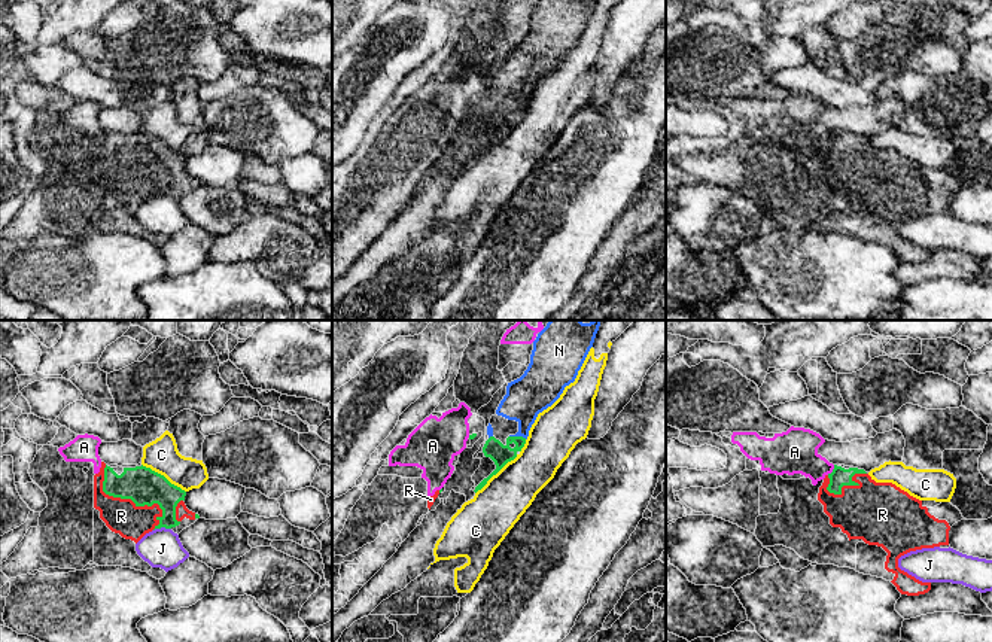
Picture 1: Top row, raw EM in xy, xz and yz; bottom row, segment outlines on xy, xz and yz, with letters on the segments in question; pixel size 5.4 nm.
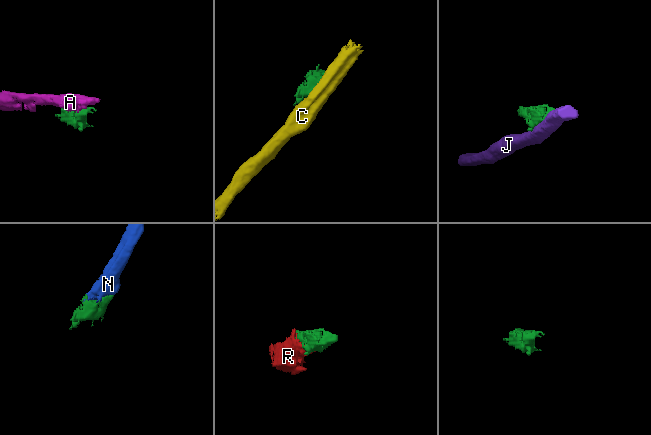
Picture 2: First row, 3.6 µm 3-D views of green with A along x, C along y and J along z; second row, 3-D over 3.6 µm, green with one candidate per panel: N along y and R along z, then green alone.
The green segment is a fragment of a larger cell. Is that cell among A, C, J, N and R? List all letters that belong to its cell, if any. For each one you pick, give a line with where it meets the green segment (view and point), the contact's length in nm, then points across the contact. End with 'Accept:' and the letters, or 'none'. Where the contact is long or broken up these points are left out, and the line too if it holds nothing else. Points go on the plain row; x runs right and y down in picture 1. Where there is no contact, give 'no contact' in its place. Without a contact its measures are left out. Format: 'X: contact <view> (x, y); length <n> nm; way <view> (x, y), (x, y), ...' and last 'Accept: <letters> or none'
N: contact xz (519, 103); length 100 nm
R: contact xy (130, 164); length 440 nm
Accept: N, R

